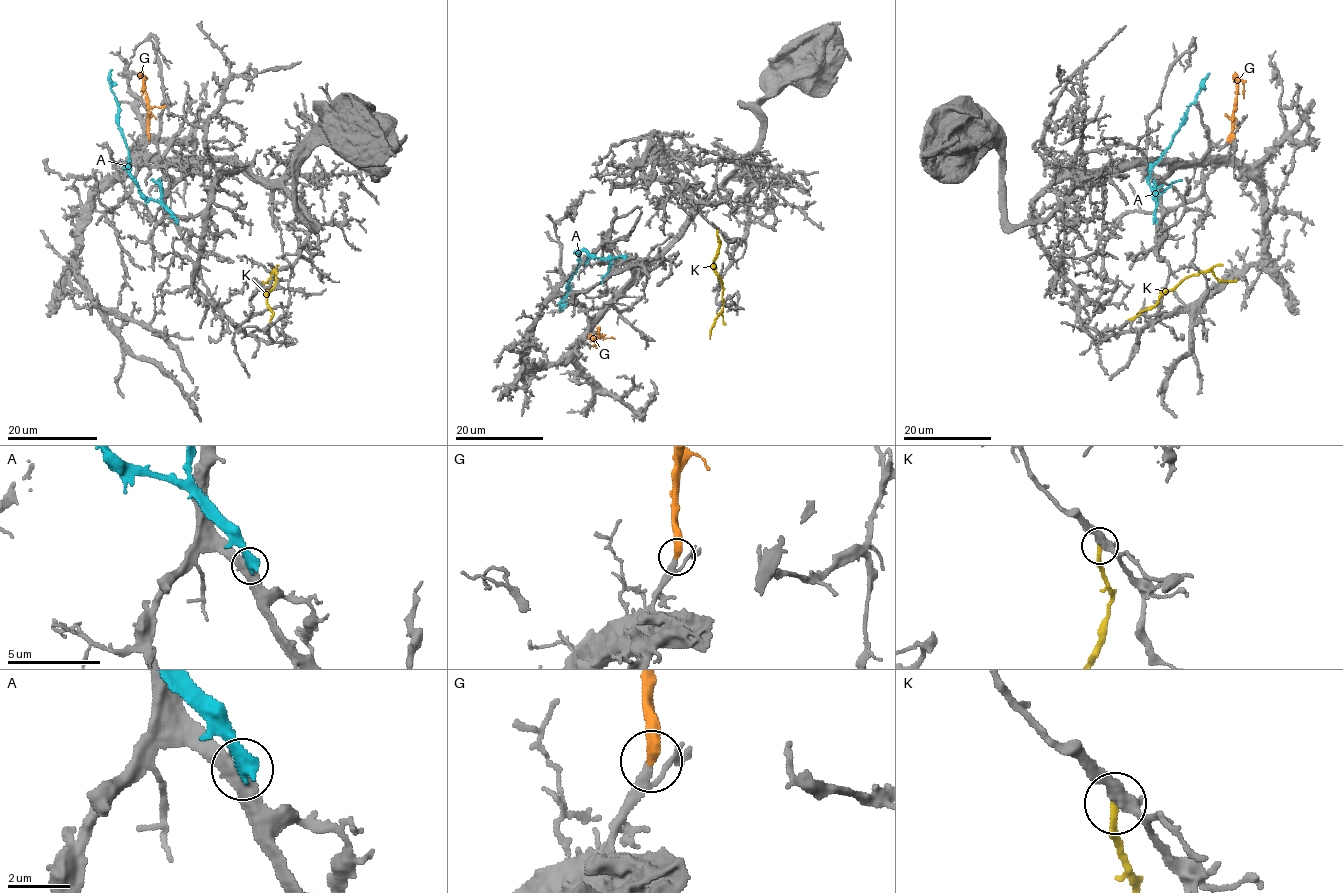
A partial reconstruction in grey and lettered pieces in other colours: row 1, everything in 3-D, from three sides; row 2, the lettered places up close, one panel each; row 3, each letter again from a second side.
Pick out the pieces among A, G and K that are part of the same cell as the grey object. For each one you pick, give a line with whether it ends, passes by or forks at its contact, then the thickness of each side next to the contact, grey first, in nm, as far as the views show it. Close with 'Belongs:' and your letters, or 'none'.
G: it ends | 200/480 nm
Belongs: G

